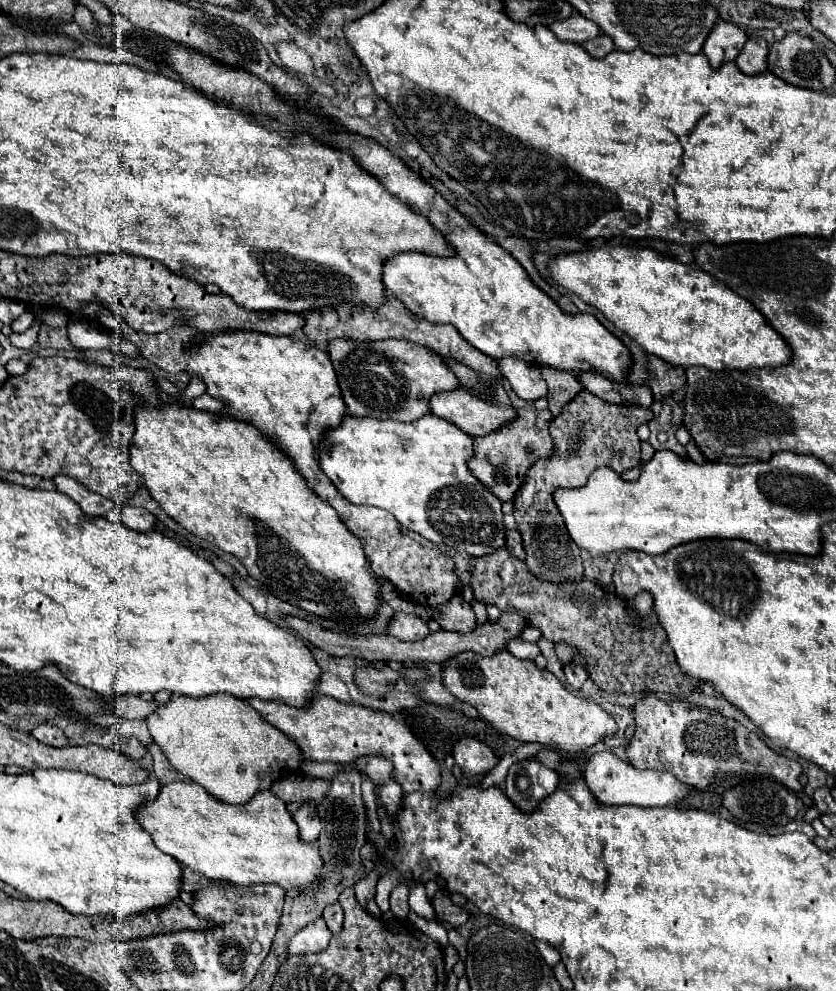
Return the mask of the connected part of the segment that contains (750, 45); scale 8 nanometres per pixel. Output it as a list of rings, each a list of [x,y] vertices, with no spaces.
[[[749,35],[747,45],[743,47],[735,63],[745,75],[759,75],[767,71],[767,53],[769,53],[769,47],[765,39],[759,35]]]

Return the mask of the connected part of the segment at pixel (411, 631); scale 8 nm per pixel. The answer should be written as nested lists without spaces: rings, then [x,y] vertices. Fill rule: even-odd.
[[[395,613],[387,625],[387,635],[393,635],[401,641],[419,641],[429,633],[427,625],[411,613]]]

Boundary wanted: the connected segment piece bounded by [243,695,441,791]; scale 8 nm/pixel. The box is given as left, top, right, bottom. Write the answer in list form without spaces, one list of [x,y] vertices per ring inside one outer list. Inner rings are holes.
[[[315,695],[307,707],[291,707],[283,701],[261,701],[243,699],[259,715],[287,735],[303,753],[305,761],[353,761],[363,755],[383,755],[395,765],[395,779],[401,783],[403,791],[433,791],[439,785],[439,767],[435,759],[427,753],[421,741],[411,733],[411,729],[395,721],[389,713],[373,711],[361,705],[341,703],[333,697]]]

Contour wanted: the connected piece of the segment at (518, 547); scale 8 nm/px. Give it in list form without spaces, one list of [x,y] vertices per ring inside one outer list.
[[[507,531],[507,533],[505,533],[505,549],[507,549],[511,555],[523,559],[523,543],[521,543],[519,531]]]

